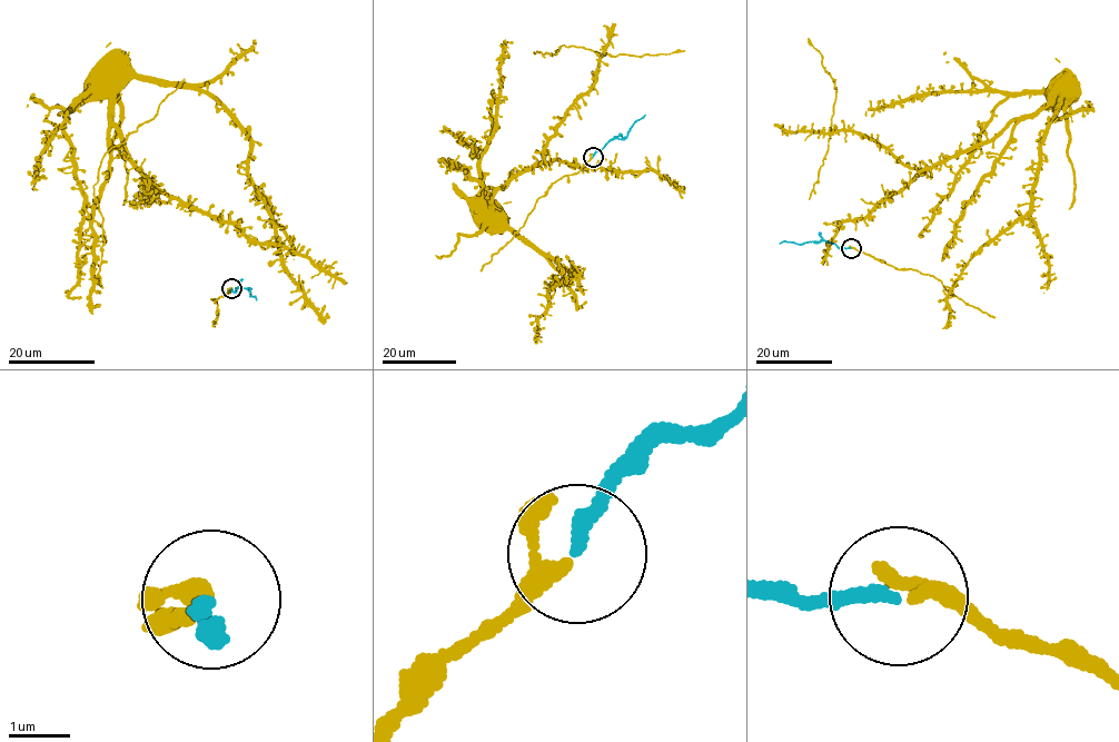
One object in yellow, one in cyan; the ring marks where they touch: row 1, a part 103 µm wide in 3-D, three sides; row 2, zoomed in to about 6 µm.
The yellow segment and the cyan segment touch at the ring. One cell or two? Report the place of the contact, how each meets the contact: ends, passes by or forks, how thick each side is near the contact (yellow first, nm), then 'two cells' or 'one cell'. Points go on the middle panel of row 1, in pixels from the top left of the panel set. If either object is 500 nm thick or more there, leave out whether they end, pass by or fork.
place (593, 157); yellow passes by; cyan ends; calibres 200 and 220 nm; one cell

